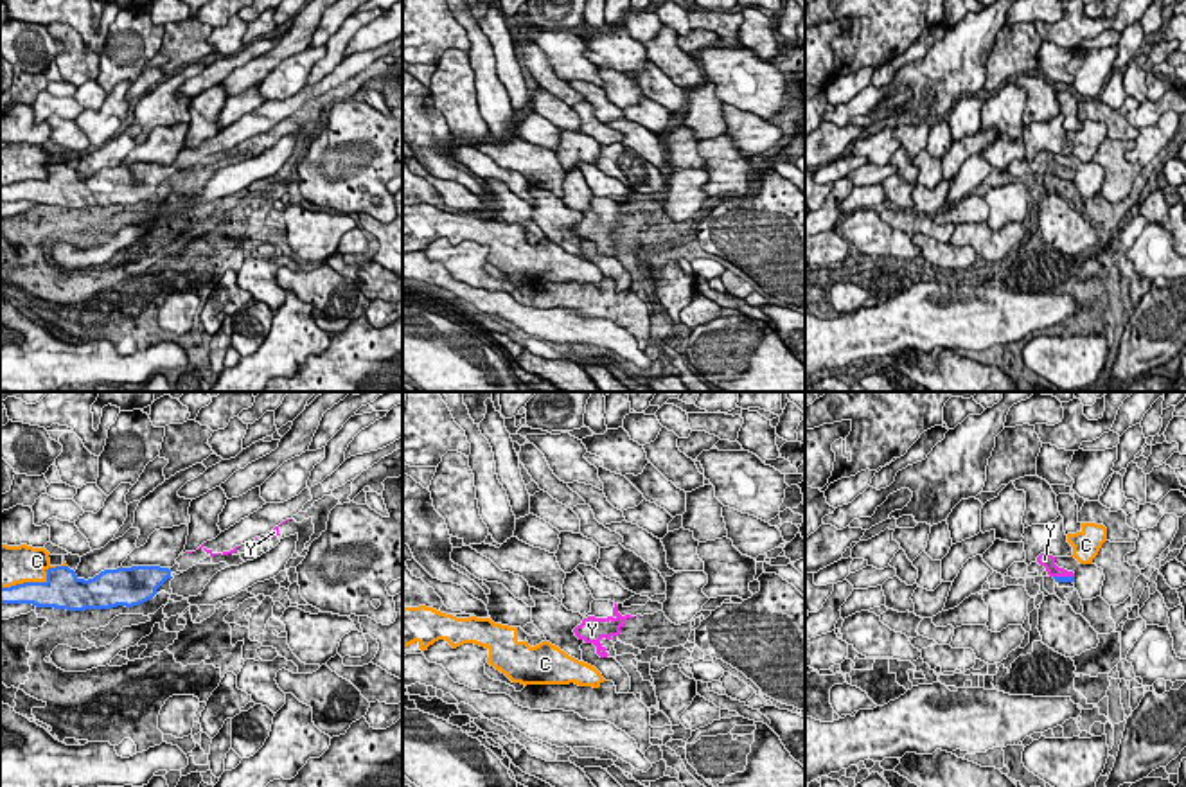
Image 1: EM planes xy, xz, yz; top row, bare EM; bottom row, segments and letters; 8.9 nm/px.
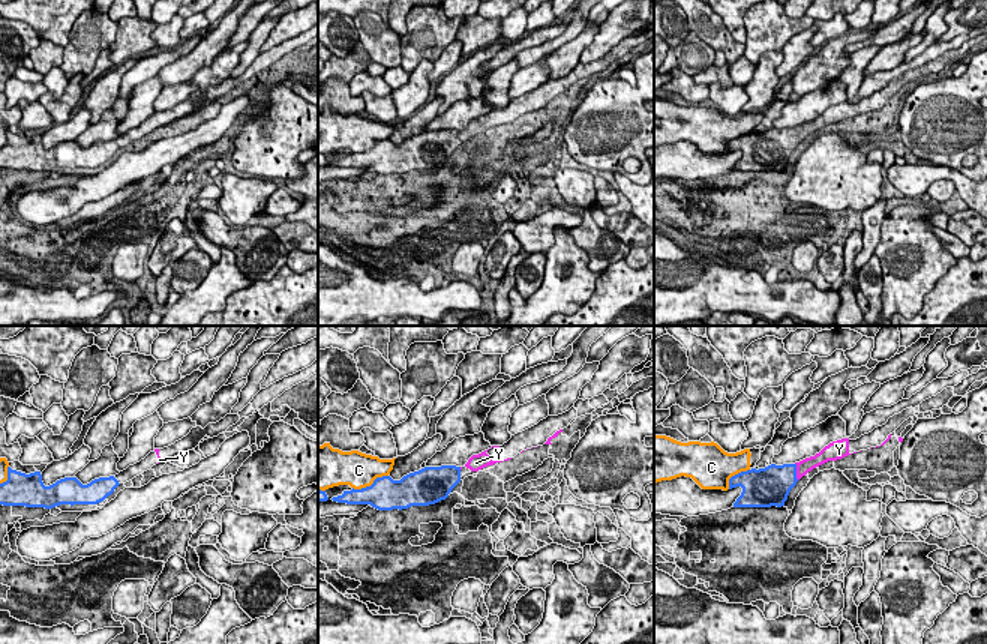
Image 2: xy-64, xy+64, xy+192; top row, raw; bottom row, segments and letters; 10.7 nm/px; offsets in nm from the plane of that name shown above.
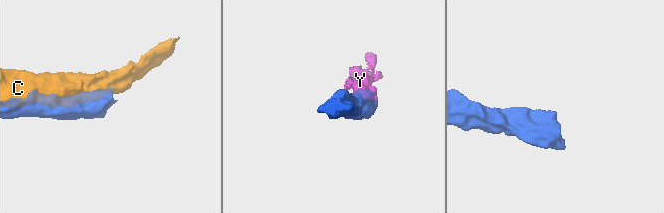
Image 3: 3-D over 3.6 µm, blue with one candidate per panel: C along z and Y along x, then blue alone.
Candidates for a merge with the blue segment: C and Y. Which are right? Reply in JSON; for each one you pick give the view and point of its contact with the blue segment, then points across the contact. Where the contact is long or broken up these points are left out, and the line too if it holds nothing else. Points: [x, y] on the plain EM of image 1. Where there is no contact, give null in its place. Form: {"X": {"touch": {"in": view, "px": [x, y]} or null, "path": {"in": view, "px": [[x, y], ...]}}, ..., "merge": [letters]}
{"Y": {"touch": {"in": "yz", "px": [1064, 175]}, "path": {"in": "yz", "px": [[1057, 176], [1064, 175], [1044, 157]]}}, "merge": ["Y"]}

